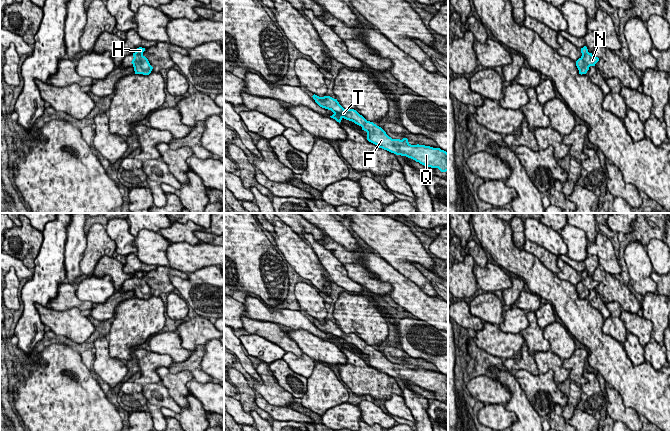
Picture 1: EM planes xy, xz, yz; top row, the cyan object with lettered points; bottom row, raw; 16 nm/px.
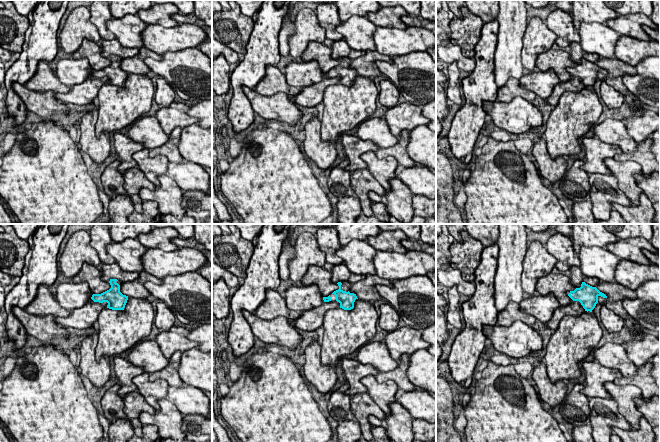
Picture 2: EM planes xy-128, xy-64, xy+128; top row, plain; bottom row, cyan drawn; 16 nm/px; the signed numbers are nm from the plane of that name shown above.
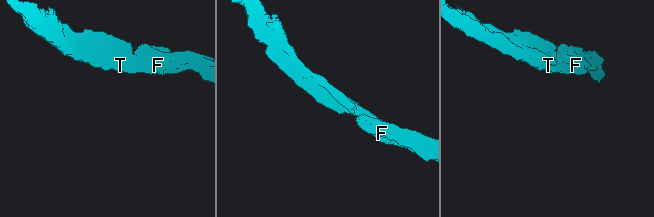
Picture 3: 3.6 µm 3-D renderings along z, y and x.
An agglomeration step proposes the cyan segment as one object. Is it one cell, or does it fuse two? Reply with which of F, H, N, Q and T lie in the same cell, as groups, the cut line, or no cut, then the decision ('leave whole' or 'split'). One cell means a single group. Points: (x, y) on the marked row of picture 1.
F H N Q T | no cut | leave whole

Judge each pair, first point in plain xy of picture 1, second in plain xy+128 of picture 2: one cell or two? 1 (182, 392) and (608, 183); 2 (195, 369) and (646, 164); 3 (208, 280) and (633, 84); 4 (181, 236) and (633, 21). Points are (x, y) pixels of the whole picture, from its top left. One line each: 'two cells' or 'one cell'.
1: two cells
2: one cell
3: one cell
4: one cell

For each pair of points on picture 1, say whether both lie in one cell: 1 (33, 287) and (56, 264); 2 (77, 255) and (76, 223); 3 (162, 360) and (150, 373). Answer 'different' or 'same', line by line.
1: same
2: same
3: same

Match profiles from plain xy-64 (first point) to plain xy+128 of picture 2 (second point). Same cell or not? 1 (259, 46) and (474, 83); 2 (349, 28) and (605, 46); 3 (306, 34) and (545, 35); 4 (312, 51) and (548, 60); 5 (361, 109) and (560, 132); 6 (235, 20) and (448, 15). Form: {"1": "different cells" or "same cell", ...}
{"1": "same cell", "2": "same cell", "3": "same cell", "4": "same cell", "5": "same cell", "6": "different cells"}

